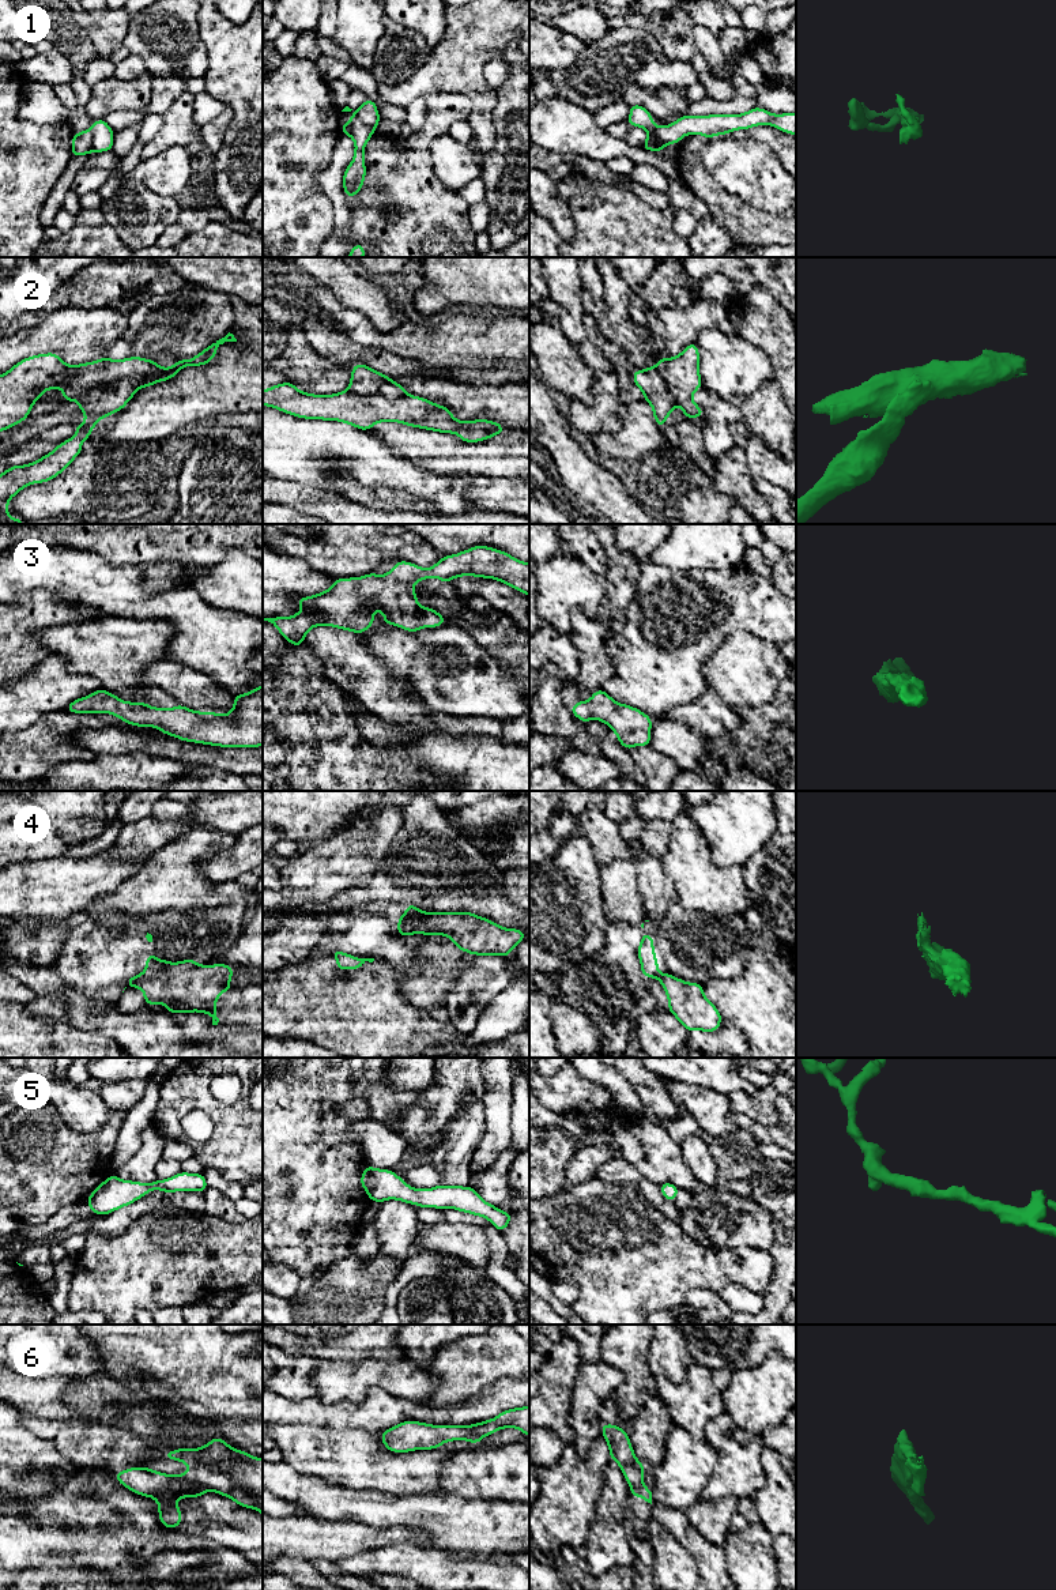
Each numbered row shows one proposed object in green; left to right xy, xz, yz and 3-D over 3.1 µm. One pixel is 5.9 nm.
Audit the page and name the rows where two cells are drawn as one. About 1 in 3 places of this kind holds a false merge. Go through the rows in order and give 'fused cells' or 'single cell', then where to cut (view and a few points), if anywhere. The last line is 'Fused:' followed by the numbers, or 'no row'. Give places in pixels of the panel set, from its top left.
1: fused cells | xy (90, 128), (91, 150)
2: fused cells | xy (138, 384), (120, 379), (112, 387), (94, 387), (76, 400)
3: single cell | no cut
4: fused cells | xy (198, 964), (183, 971), (135, 975), (127, 980)
5: single cell | no cut
6: fused cells | xy (172, 1474), (198, 1483), (208, 1489)
Fused: 1, 2, 4, 6

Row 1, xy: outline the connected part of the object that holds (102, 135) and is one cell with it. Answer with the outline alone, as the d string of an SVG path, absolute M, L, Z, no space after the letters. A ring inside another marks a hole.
M105 118L94 121L90 129L93 131L91 151L103 152L113 150L114 132Z

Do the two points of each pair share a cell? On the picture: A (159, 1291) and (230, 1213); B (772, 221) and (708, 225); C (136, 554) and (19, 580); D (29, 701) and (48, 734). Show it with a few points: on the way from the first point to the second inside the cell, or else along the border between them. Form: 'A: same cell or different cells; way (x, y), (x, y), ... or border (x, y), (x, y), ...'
A: different cells; border (204, 1212), (233, 1223), (244, 1220)
B: different cells; border (709, 214), (726, 230)
C: different cells; border (90, 550), (113, 564), (139, 566)
D: different cells; border (64, 708), (45, 712), (14, 731)

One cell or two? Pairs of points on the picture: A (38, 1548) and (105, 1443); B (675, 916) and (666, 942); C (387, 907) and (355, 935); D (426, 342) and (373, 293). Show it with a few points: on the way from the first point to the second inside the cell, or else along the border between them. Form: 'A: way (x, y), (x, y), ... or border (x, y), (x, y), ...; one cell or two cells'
A: border (78, 1468), (105, 1469), (119, 1481); two cells
B: way (675, 923), (674, 931), (670, 935); one cell
C: way (378, 915), (364, 930); one cell
D: border (364, 315), (387, 334), (399, 326); two cells

